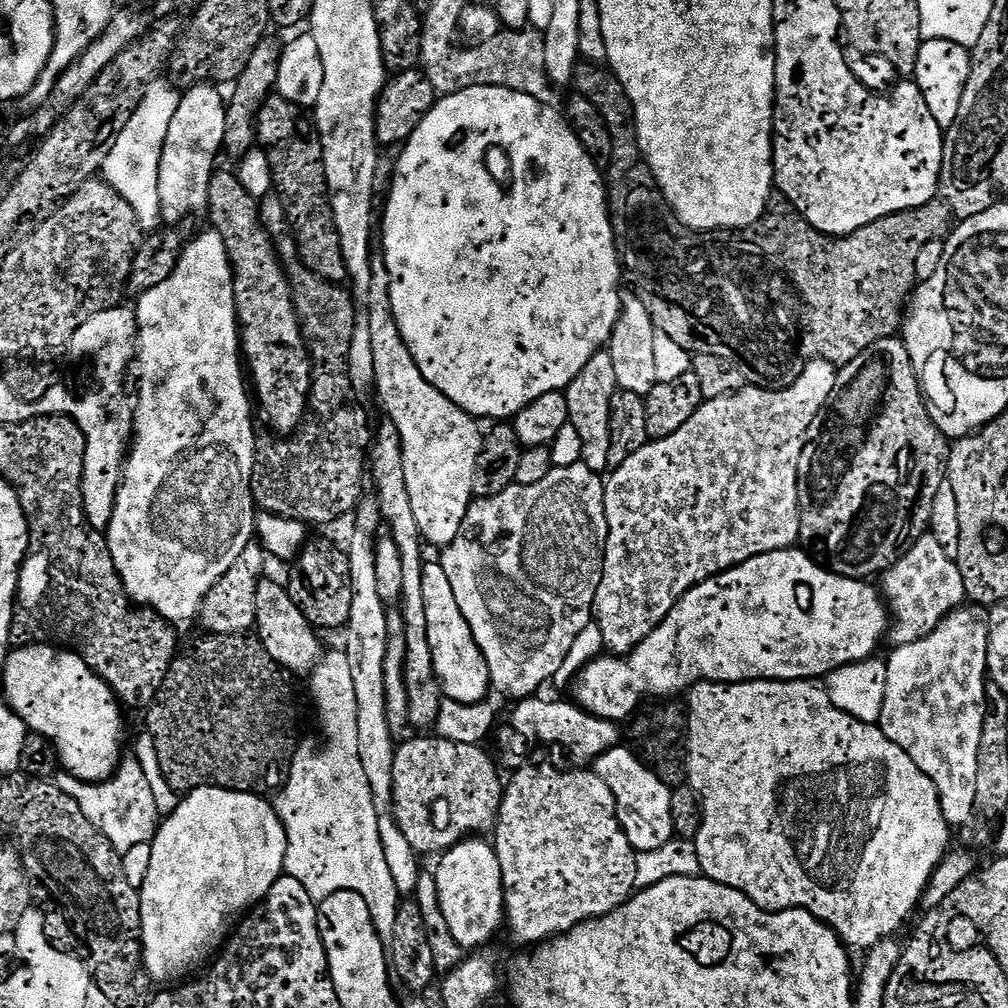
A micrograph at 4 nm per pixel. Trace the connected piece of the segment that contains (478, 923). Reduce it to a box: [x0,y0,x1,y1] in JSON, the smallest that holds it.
[434,838,506,950]

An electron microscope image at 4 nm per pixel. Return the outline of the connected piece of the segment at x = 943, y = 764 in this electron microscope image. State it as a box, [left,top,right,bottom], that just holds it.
[878,606,990,825]

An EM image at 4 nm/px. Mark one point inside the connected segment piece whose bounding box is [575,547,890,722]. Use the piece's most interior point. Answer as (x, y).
(779, 616)

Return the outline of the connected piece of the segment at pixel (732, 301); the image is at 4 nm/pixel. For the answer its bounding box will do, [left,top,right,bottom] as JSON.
[574,62,954,389]

